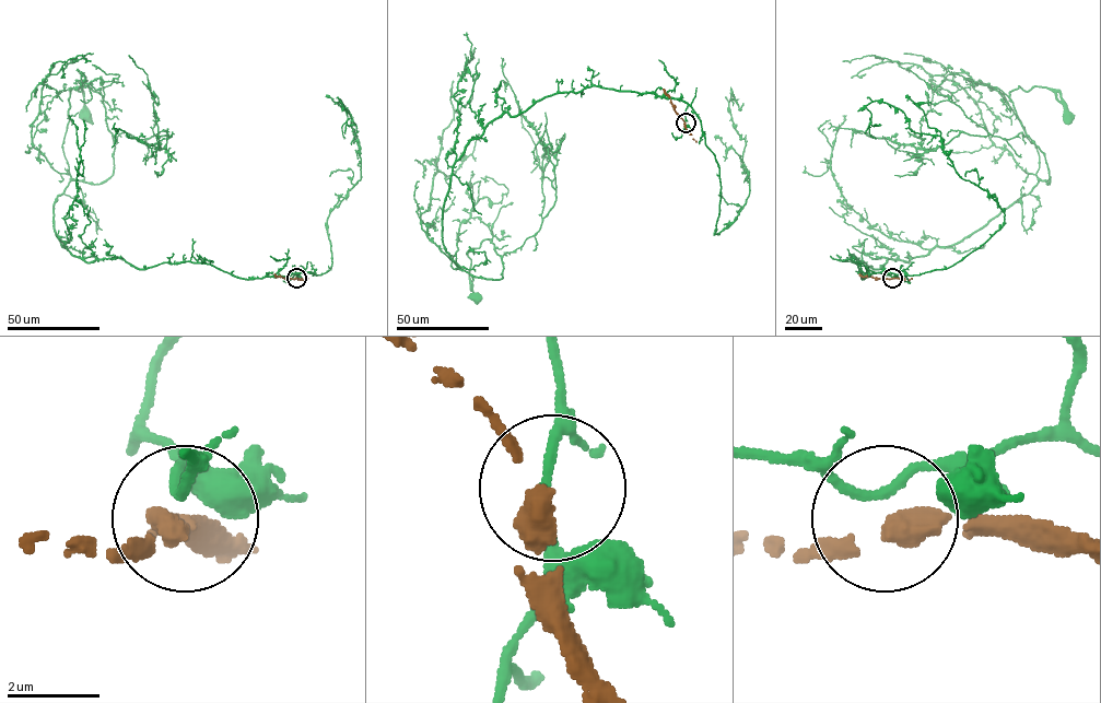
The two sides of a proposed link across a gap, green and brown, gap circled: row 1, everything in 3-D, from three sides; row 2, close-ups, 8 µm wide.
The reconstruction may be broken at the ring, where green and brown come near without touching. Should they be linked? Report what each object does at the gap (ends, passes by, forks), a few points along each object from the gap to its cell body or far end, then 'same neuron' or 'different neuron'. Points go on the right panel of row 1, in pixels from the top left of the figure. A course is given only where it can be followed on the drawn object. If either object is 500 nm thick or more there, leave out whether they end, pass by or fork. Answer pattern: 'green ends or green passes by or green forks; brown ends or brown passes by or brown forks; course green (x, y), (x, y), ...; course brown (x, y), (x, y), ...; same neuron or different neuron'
green passes by; brown passes by; course green (892, 277), (862, 279), (856, 264), (952, 246), (1049, 184), (1009, 92), (1049, 88), (1068, 118); course brown (892, 278), (858, 274); different neuron

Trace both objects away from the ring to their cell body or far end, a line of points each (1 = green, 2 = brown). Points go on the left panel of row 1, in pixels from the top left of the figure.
1: (296, 277), (74, 256), (55, 199), (105, 182), (115, 143), (81, 85), (88, 118)
2: (296, 278), (273, 274)

